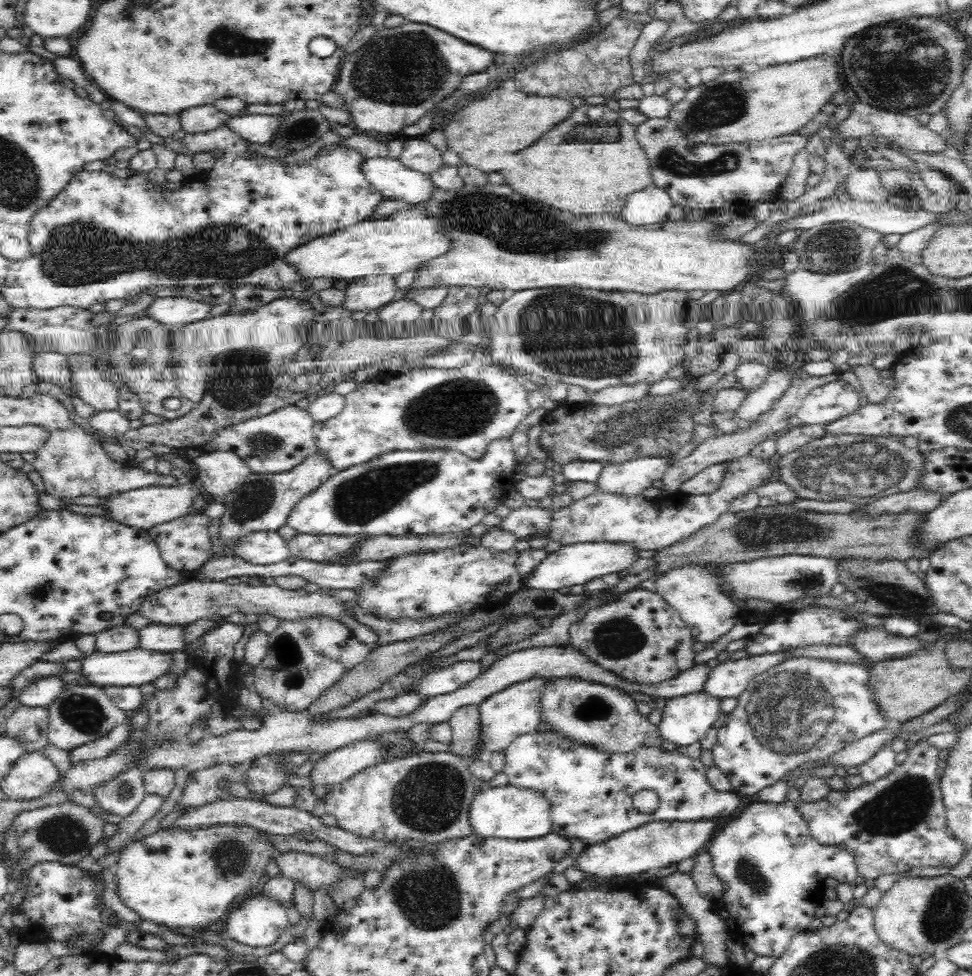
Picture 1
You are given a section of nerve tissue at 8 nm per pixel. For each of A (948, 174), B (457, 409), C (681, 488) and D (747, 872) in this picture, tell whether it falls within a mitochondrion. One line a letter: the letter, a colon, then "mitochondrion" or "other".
A: other
B: mitochondrion
C: other
D: mitochondrion

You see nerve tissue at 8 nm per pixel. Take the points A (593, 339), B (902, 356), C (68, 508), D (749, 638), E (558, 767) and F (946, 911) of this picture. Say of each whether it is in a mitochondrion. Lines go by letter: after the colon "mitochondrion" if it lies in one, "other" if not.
A: mitochondrion
B: other
C: other
D: other
E: other
F: mitochondrion

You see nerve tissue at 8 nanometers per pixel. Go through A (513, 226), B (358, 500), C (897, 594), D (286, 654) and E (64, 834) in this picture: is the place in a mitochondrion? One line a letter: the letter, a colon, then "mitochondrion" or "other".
A: mitochondrion
B: mitochondrion
C: mitochondrion
D: mitochondrion
E: mitochondrion

